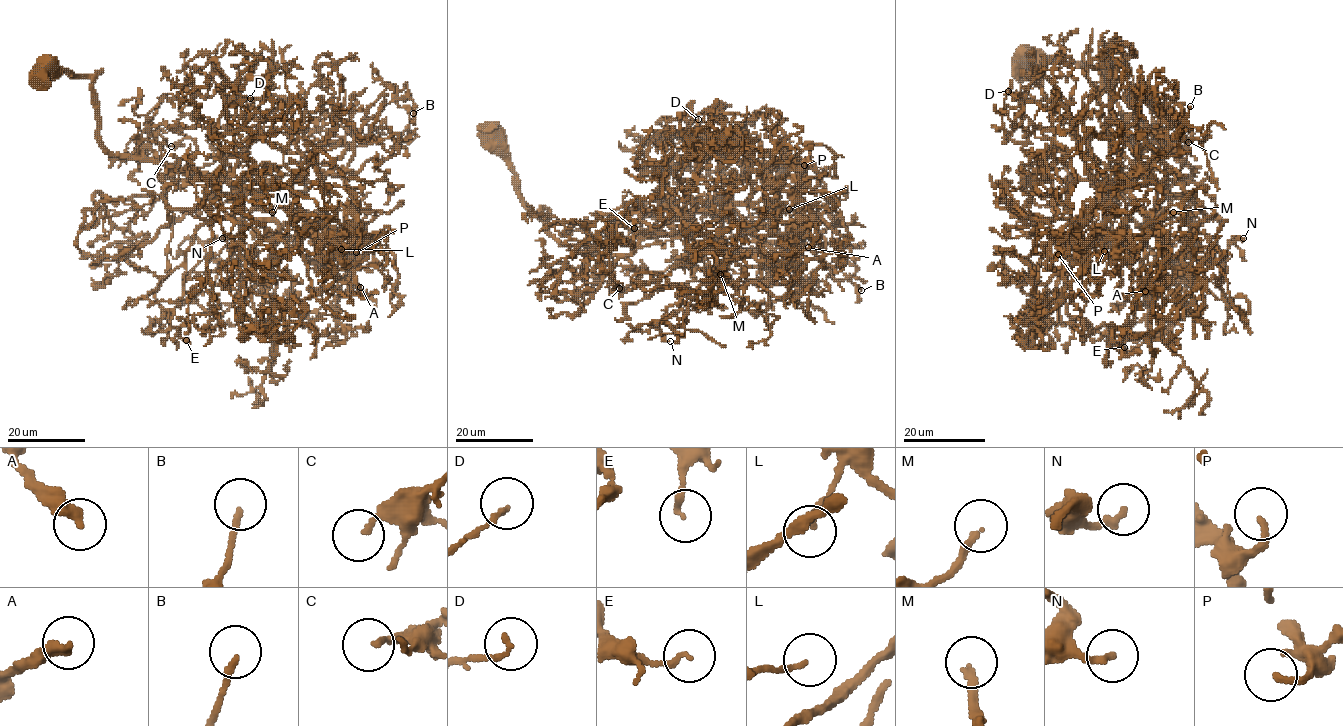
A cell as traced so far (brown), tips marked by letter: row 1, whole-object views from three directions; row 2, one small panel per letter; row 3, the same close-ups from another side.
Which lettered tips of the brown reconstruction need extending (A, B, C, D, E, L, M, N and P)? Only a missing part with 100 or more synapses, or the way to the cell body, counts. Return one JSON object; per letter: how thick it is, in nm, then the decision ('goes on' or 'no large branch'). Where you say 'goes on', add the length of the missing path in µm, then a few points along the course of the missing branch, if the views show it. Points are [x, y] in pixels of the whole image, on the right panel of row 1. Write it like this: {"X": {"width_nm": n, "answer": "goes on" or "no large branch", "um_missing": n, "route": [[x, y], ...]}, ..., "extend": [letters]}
{"A": {"width_nm": 360, "answer": "no large branch"}, "B": {"width_nm": 160, "answer": "no large branch"}, "C": {"width_nm": 170, "answer": "no large branch"}, "D": {"width_nm": 160, "answer": "no large branch"}, "E": {"width_nm": 160, "answer": "no large branch"}, "L": {"width_nm": 130, "answer": "no large branch"}, "M": {"width_nm": 190, "answer": "goes on", "um_missing": 40, "route": [[1173, 212], [1190, 198], [1196, 202], [1203, 199], [1219, 210], [1219, 219], [1231, 233], [1233, 241], [1230, 226]]}, "N": {"width_nm": 180, "answer": "no large branch"}, "P": {"width_nm": 170, "answer": "no large branch"}, "extend": ["M"]}

